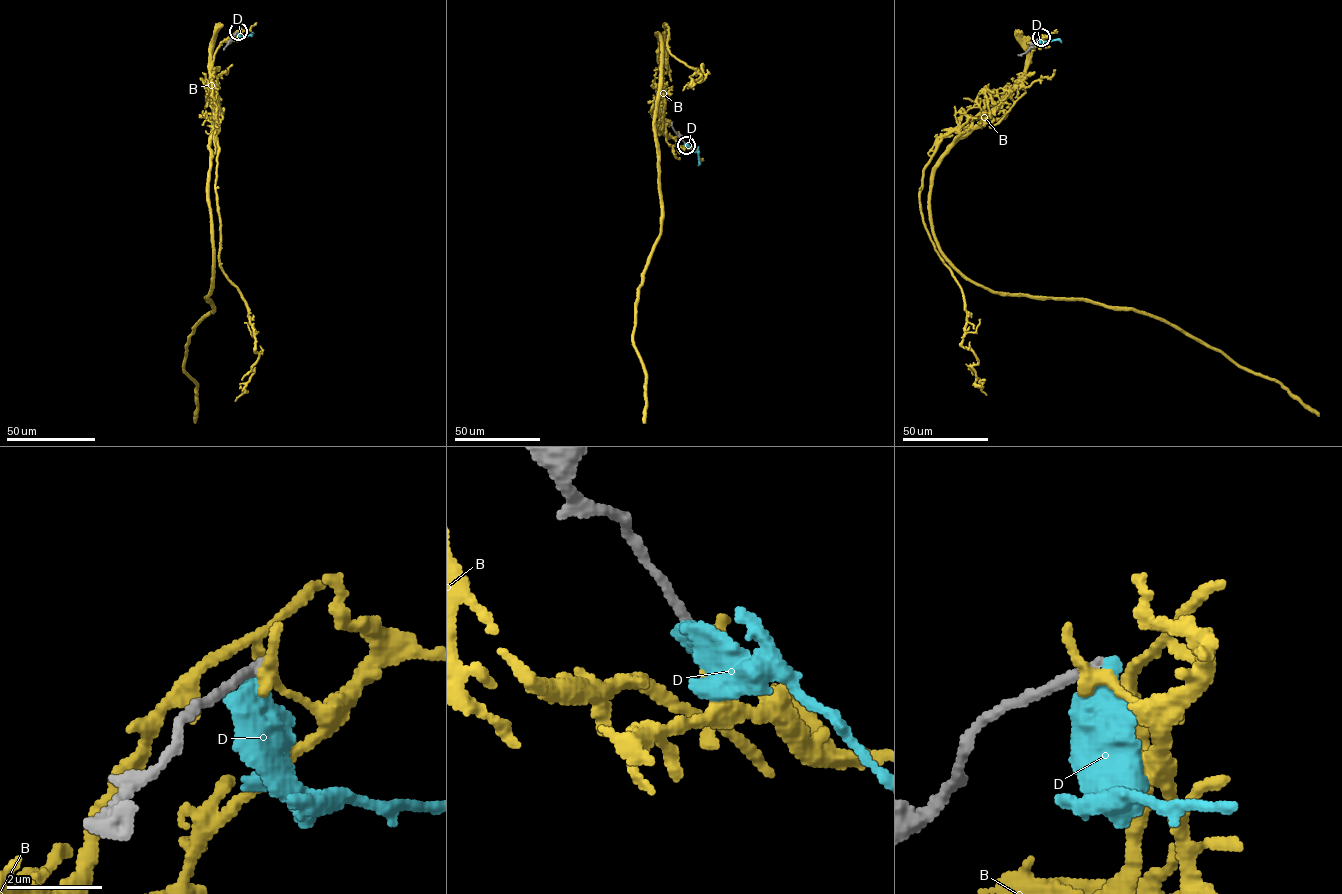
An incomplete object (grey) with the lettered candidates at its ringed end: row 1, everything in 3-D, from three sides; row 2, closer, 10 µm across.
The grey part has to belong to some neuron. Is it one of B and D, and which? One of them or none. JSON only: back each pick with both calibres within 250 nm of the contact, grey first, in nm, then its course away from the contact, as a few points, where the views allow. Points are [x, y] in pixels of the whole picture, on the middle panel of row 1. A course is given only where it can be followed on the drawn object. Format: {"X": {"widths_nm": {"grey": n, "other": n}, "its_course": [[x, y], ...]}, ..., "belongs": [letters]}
{"belongs": []}

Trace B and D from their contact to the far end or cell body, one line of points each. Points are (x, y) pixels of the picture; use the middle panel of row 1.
B: (685, 144), (659, 128), (658, 34), (660, 235), (639, 289), (633, 337), (645, 374), (643, 422)
D: (685, 145), (697, 153), (698, 165)

